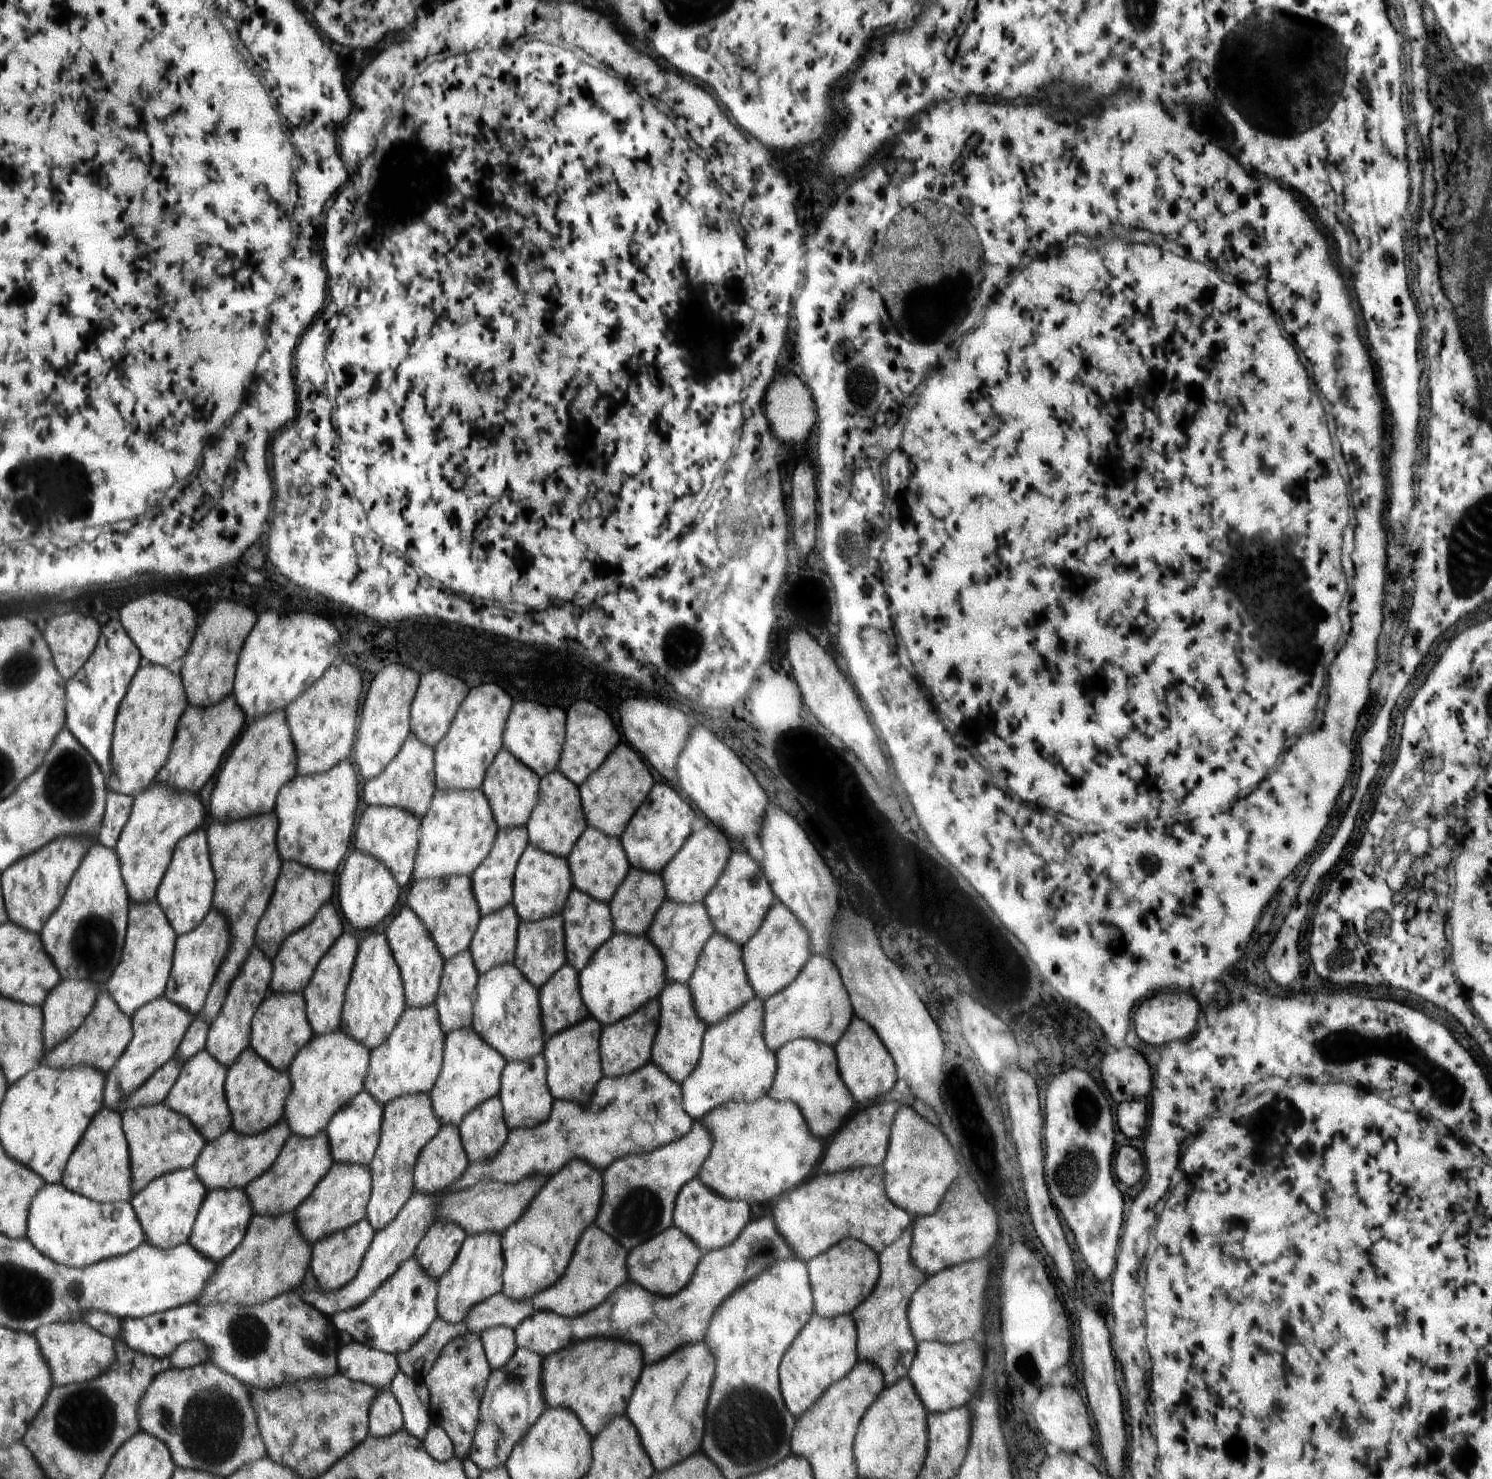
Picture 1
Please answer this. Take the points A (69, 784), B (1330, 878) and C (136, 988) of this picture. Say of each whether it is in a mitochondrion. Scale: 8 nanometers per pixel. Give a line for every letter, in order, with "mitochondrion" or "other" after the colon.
A: mitochondrion
B: other
C: other

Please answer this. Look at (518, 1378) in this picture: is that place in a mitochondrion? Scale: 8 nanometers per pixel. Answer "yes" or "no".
yes

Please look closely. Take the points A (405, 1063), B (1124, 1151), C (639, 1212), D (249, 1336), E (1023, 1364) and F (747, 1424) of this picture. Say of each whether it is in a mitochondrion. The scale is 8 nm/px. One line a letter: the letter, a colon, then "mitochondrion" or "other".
A: mitochondrion
B: other
C: mitochondrion
D: mitochondrion
E: mitochondrion
F: mitochondrion

